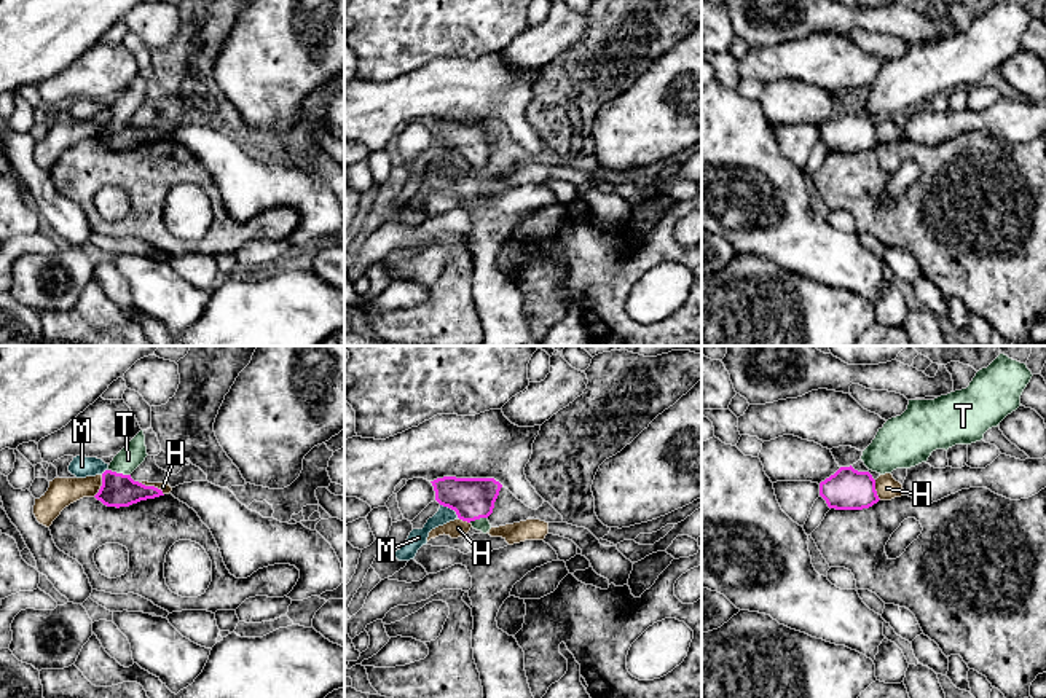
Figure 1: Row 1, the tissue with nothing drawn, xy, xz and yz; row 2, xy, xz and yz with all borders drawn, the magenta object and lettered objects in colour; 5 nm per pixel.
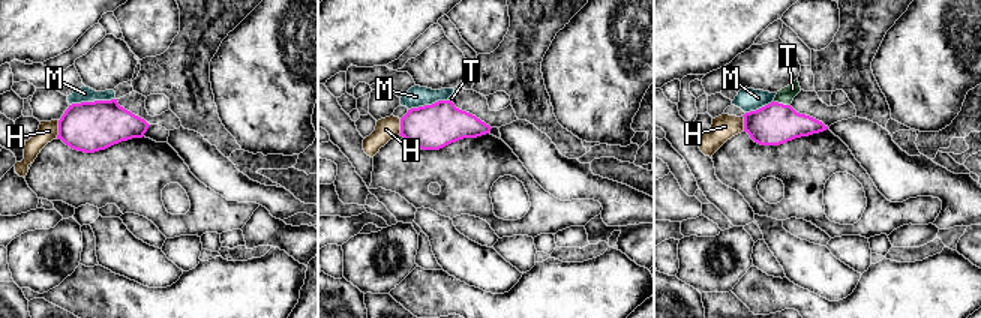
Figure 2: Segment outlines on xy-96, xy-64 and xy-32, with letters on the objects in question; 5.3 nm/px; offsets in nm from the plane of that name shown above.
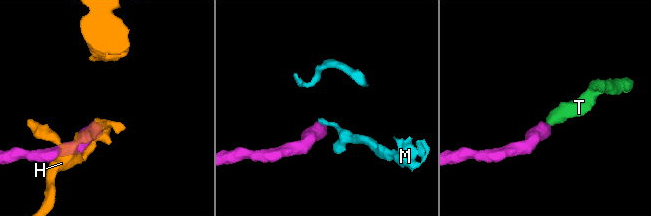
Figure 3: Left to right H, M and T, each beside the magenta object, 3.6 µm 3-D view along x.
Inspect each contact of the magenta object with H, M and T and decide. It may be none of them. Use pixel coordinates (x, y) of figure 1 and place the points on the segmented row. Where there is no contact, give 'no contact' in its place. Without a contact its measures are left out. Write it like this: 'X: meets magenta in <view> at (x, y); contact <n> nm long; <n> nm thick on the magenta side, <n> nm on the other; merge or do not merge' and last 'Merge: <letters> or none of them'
H: meets magenta in xy at (152, 486); contact 150 nm long; 170 nm thick on the magenta side, 50 nm on the other; do not merge
M: meets magenta in xz at (452, 509); contact 130 nm long; 200 nm thick on the magenta side, 90 nm on the other; do not merge
T: meets magenta in xy at (120, 474); contact 120 nm long; 170 nm thick on the magenta side, 120 nm on the other; merge
Merge: T

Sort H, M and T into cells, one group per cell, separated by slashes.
H / M / T

